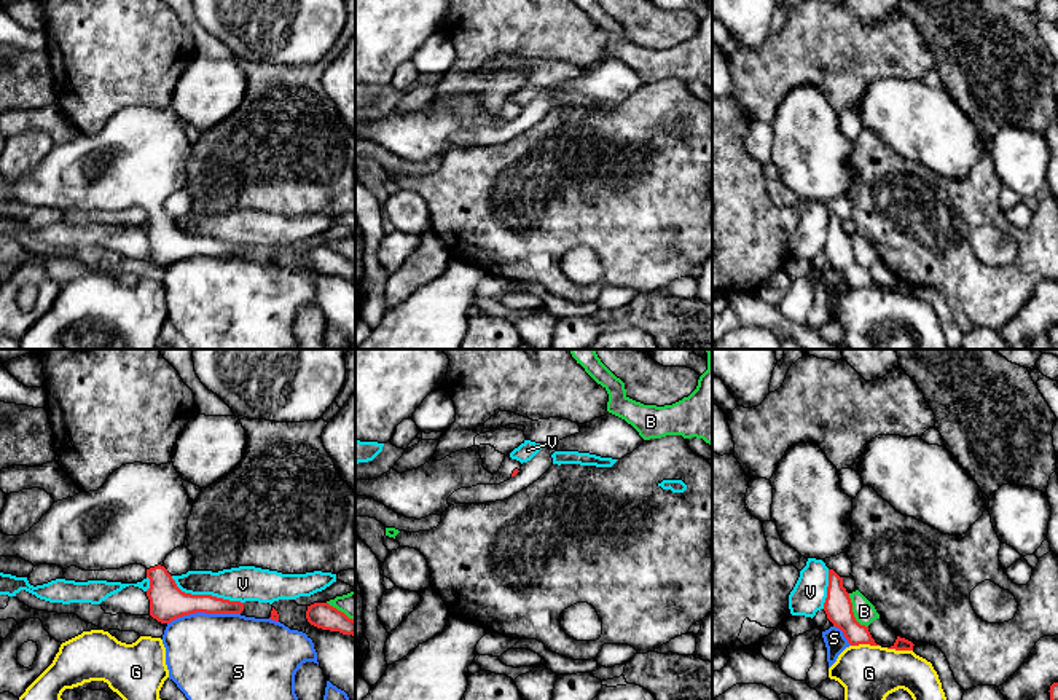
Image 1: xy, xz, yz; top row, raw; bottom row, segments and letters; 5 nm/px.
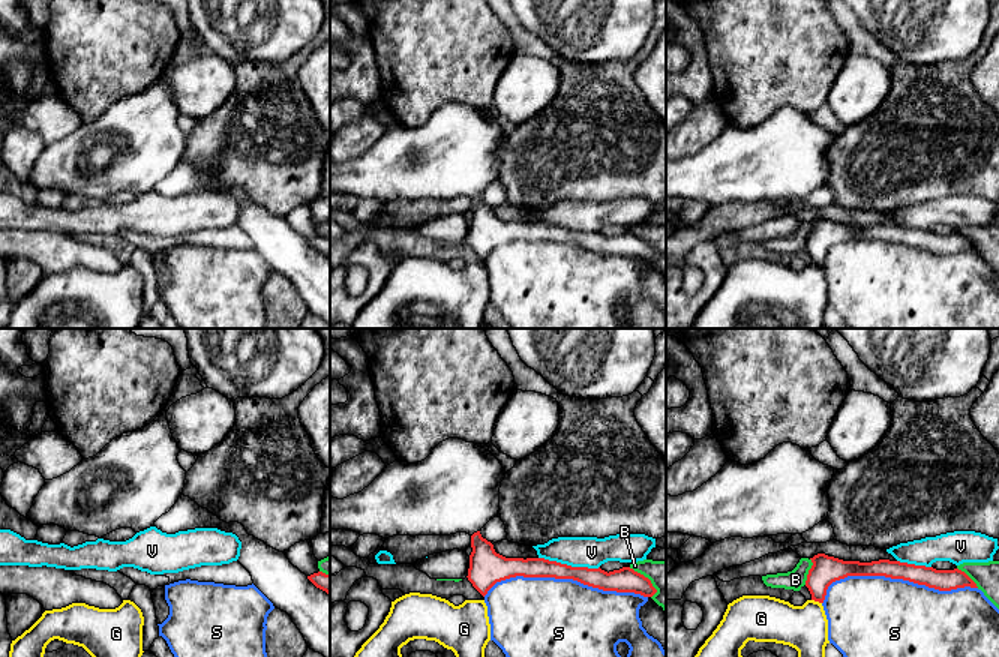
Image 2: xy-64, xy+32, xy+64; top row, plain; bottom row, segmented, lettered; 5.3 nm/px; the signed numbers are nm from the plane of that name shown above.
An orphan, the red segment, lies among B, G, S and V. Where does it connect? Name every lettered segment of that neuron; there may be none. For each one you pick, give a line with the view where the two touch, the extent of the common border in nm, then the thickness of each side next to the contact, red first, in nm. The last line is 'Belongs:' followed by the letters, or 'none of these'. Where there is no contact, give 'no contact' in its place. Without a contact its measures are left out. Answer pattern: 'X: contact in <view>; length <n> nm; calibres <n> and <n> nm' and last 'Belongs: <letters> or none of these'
Belongs: none of these

